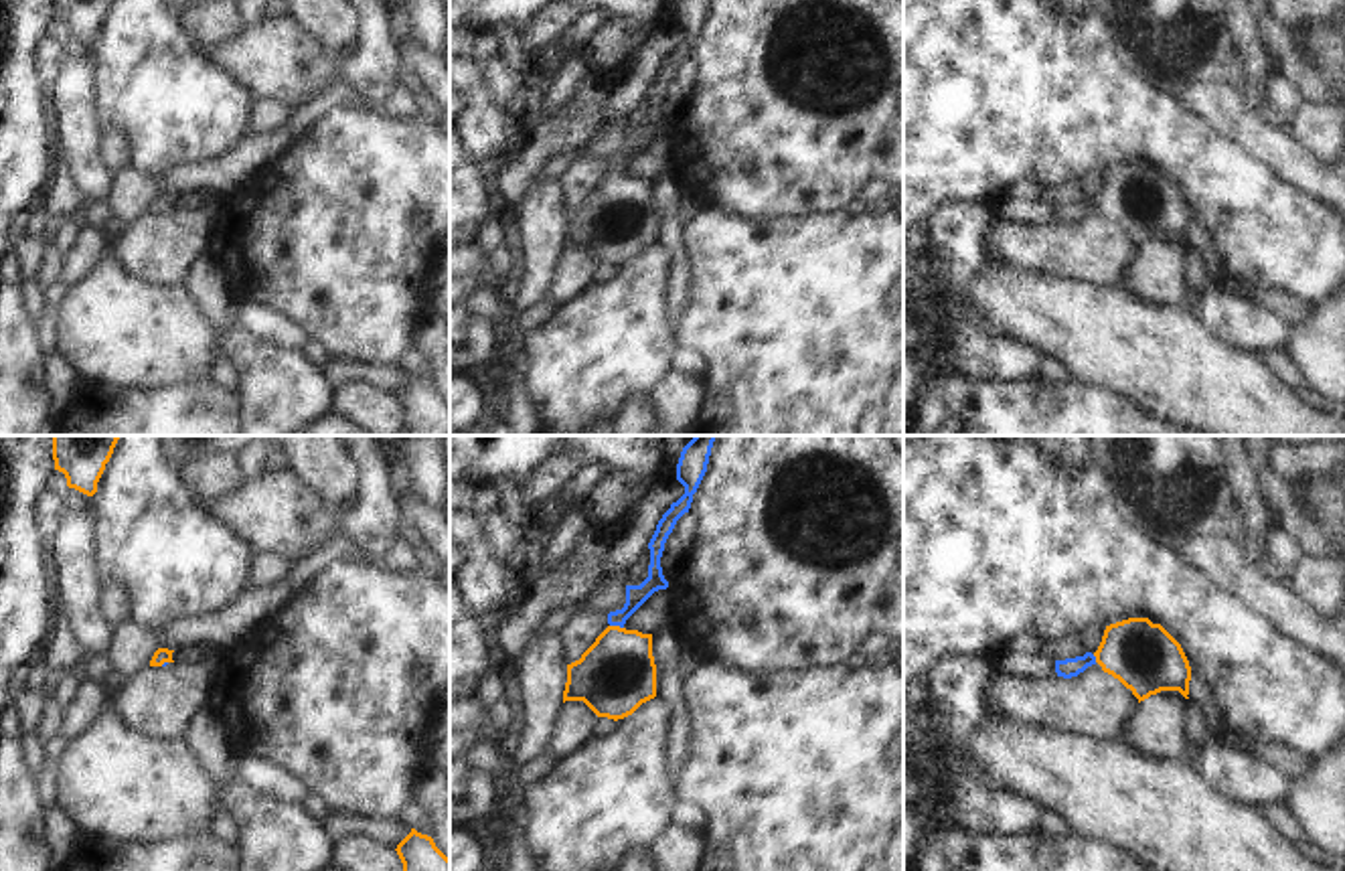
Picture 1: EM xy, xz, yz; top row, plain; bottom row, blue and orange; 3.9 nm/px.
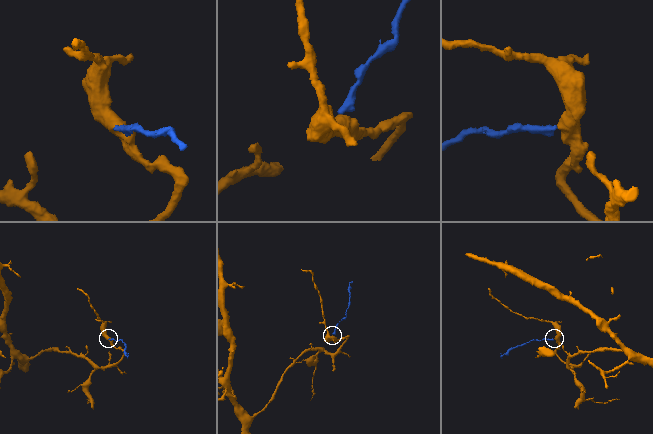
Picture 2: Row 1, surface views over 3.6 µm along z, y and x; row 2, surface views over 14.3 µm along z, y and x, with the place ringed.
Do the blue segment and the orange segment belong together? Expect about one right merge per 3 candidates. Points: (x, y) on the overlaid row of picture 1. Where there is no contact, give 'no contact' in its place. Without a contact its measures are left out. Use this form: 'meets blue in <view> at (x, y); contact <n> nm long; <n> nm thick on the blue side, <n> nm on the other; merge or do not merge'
meets blue in xz at (616, 624); contact 60 nm long; 80 nm thick on the blue side, 300 nm on the other; merge

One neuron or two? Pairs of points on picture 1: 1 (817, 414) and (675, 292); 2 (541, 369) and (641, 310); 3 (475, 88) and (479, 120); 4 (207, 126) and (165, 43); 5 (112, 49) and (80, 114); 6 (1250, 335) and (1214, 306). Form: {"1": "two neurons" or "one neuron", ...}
{"1": "two neurons", "2": "one neuron", "3": "one neuron", "4": "one neuron", "5": "two neurons", "6": "one neuron"}

